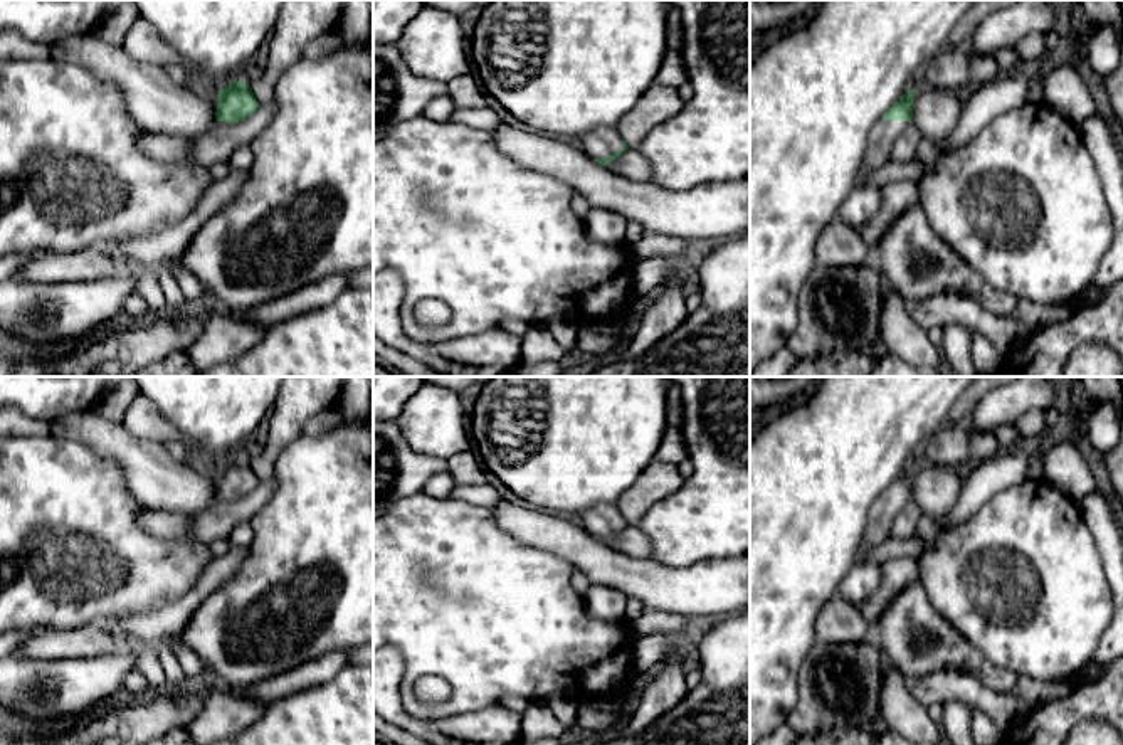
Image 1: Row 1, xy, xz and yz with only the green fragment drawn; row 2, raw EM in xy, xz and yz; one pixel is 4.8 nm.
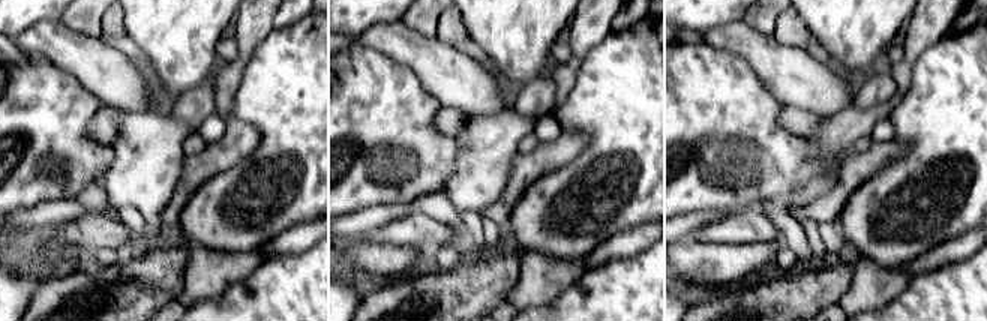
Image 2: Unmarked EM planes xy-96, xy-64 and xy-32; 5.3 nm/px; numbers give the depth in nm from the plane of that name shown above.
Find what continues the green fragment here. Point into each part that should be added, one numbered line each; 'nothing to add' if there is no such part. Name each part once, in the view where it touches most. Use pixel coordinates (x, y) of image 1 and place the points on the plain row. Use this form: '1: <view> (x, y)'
1: xz (601, 518)

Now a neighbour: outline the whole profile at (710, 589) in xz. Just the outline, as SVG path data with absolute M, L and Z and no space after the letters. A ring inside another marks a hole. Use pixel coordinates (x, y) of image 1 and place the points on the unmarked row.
M509 501L491 511L498 528L519 543L568 560L590 584L635 597L646 609L701 622L750 609L750 555L671 568L609 547L570 516Z

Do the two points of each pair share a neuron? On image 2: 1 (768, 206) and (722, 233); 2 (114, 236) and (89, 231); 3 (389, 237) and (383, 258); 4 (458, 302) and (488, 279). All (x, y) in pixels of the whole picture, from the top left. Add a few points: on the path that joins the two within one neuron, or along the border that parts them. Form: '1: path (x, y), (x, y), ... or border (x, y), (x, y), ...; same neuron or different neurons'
1: border (755, 207), (773, 222), (780, 231), (782, 239); different neurons
2: path (108, 233), (95, 233); same neuron
3: border (371, 239), (380, 243), (407, 245); different neurons
4: path (465, 294), (480, 285); same neuron

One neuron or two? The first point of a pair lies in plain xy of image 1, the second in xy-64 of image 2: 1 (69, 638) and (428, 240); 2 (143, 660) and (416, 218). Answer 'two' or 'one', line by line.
1: one
2: two

